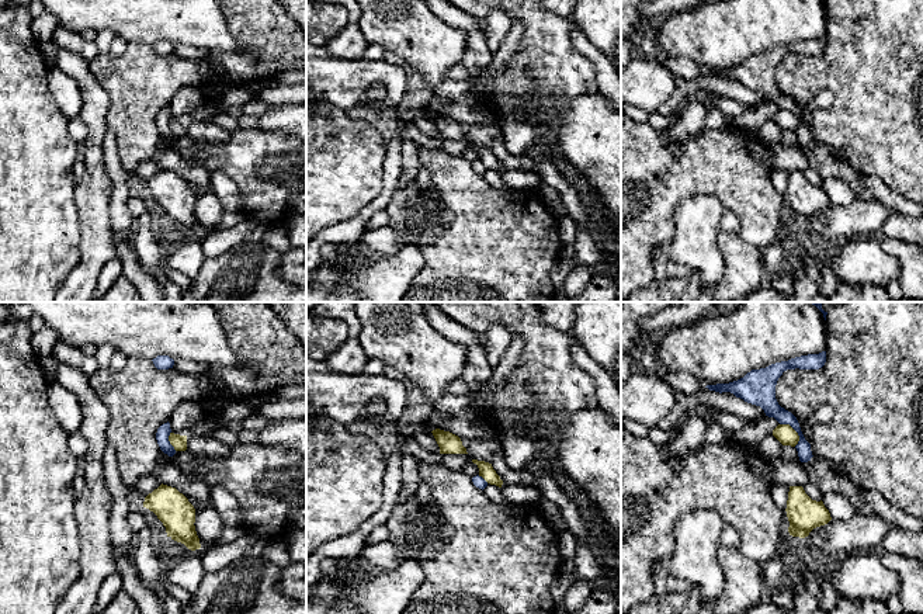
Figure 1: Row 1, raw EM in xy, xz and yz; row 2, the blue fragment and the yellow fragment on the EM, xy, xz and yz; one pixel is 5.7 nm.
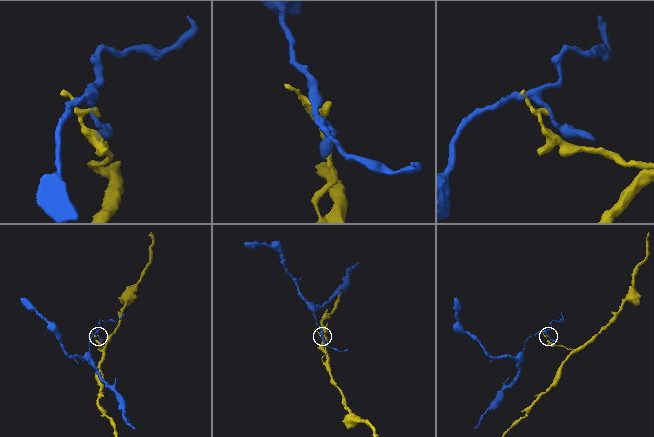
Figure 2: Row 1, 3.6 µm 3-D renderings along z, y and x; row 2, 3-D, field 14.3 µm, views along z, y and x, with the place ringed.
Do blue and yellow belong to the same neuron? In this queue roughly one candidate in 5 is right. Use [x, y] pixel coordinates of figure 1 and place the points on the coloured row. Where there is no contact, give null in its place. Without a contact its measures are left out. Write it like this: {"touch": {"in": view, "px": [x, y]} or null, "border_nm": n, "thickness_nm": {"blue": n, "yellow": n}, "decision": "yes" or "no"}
{"touch": {"in": "yz", "px": [795, 430]}, "border_nm": 160, "thickness_nm": {"blue": 110, "yellow": 110}, "decision": "no"}

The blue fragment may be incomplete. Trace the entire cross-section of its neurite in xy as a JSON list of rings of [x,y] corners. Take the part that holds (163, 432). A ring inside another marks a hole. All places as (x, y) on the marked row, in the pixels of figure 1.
[[[167,422],[157,429],[156,440],[160,450],[169,457],[173,457],[176,454],[176,450],[169,441],[170,433],[171,433],[171,429],[170,429],[170,423]]]

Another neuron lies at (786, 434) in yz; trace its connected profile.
[[[778,424],[773,430],[773,436],[783,444],[795,447],[799,441],[798,433],[790,424]]]

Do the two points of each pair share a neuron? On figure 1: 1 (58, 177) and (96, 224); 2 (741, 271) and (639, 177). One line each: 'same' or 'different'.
1: different
2: different

